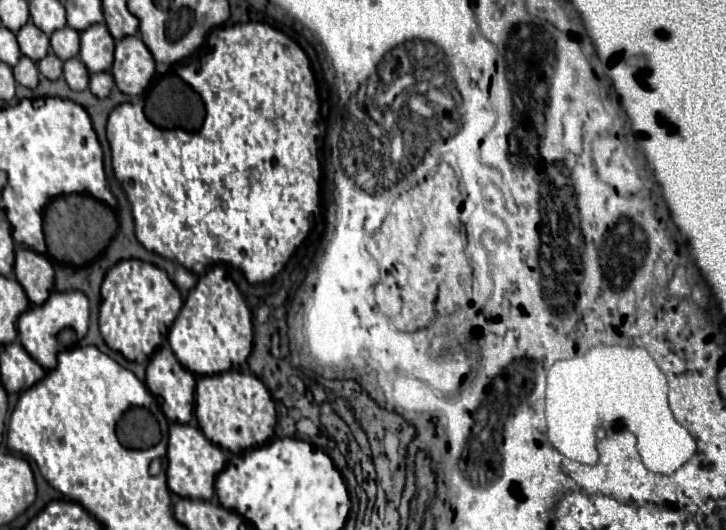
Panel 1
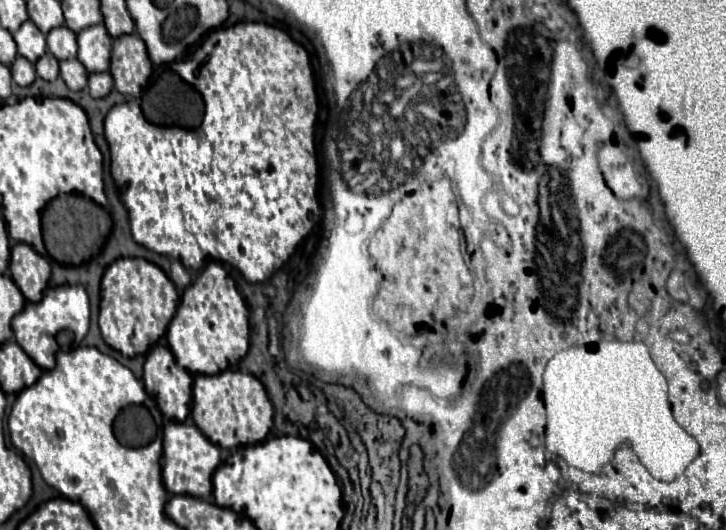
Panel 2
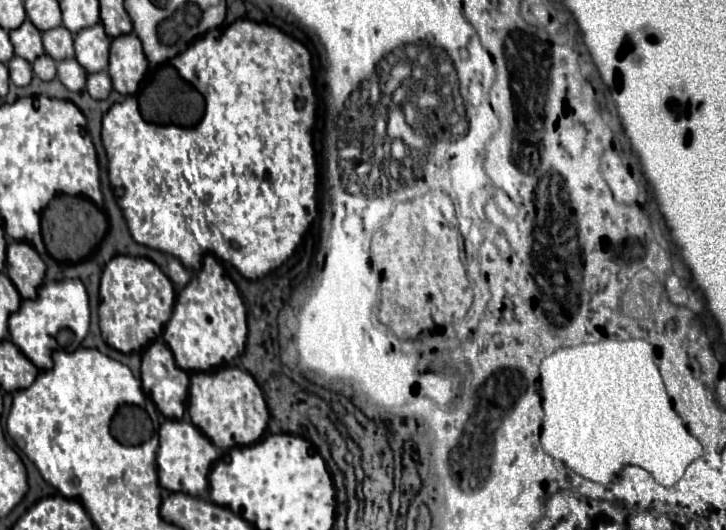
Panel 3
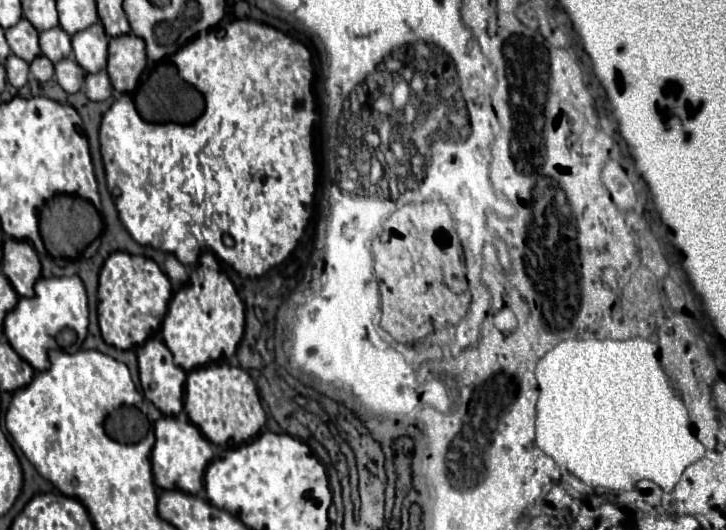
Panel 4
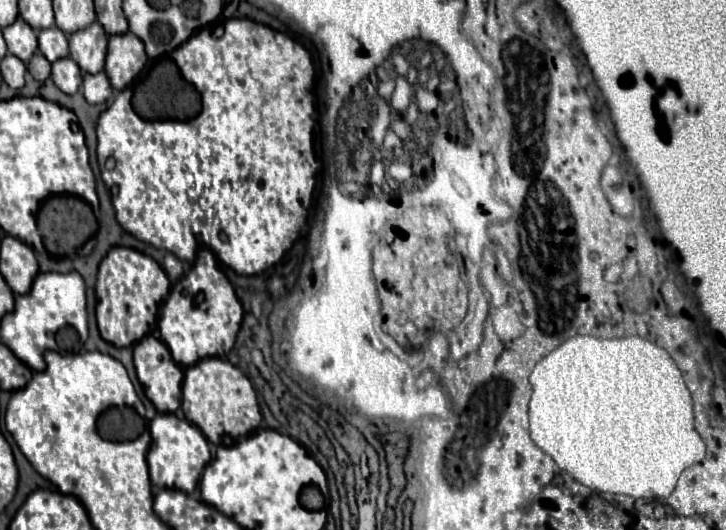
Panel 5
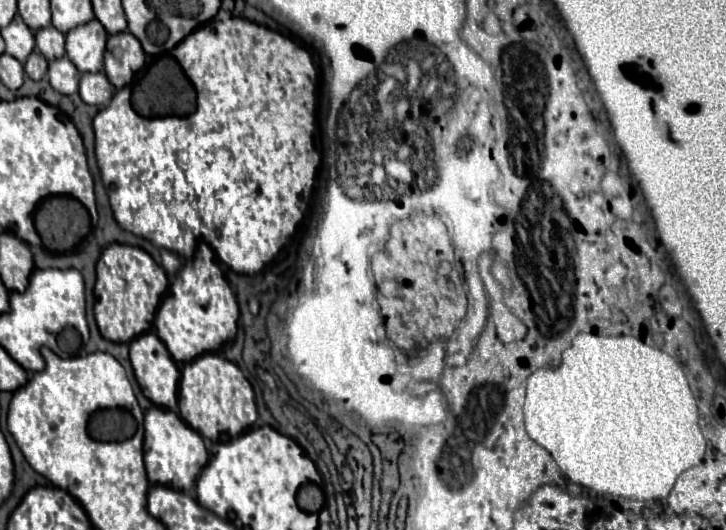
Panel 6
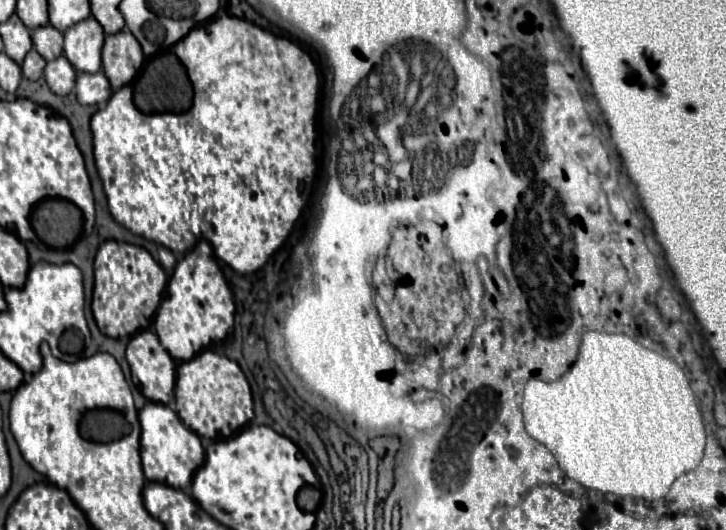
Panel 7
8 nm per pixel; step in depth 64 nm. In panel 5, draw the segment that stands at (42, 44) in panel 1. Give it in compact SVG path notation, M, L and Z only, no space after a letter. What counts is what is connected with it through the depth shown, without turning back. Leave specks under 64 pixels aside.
M18 16L14 24L6 26L2 30L4 40L8 44L8 52L18 56L22 62L28 62L30 56L38 50L38 38L36 32Z

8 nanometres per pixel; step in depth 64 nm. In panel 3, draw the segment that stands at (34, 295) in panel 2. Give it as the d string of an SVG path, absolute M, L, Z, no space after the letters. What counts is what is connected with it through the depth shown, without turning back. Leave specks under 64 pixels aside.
M10 242L6 248L6 274L20 292L22 298L32 300L36 296L38 284L44 280L46 266L42 258L26 242Z

